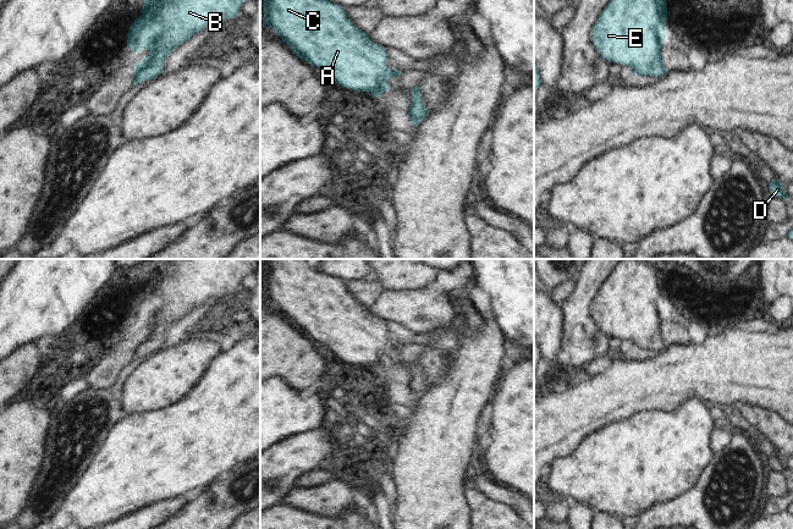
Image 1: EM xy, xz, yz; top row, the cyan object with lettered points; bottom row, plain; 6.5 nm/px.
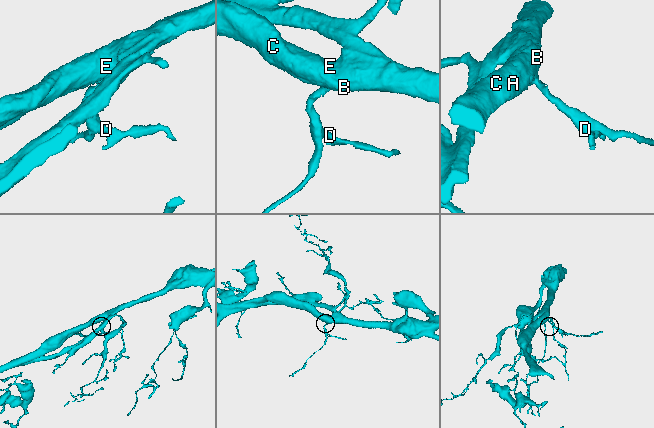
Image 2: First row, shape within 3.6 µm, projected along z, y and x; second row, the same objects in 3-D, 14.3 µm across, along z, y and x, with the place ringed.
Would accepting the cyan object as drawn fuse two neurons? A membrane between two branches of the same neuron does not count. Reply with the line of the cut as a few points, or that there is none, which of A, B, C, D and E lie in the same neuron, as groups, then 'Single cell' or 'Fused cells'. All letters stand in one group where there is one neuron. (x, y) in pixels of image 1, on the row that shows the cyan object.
No split. Groups: A B C D E. Single cell

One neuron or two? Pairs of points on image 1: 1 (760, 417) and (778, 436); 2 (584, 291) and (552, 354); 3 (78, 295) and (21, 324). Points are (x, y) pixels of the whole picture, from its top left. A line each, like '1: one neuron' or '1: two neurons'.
1: one neuron
2: two neurons
3: one neuron

